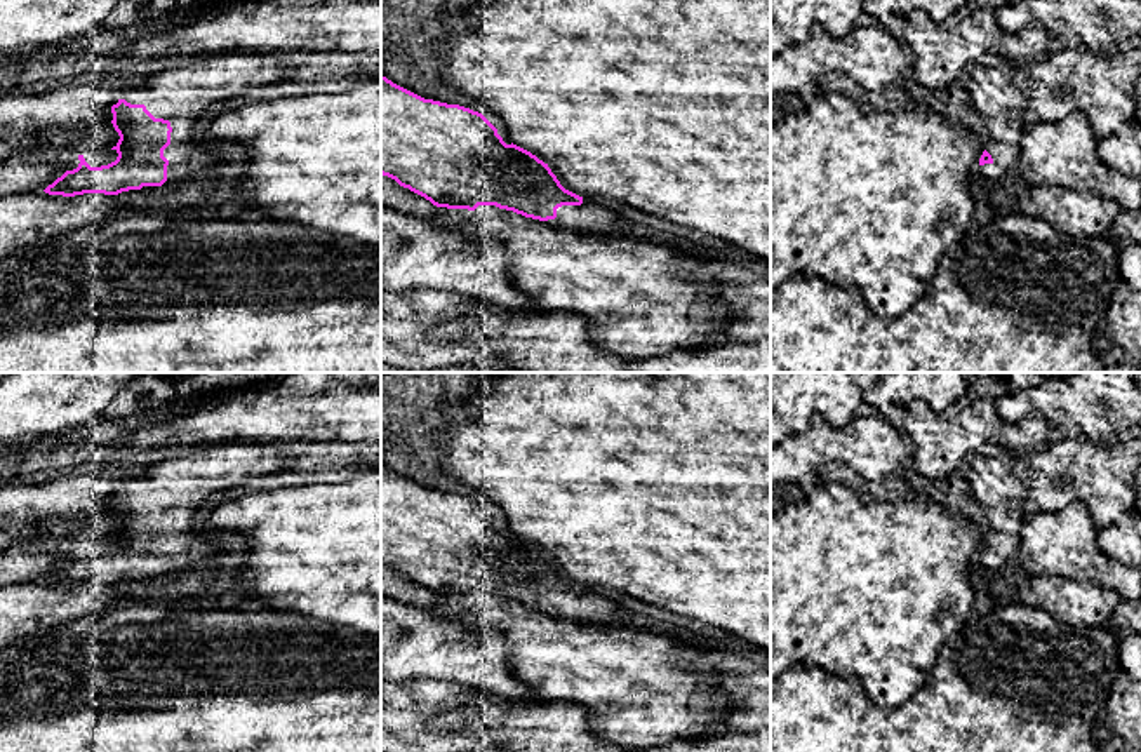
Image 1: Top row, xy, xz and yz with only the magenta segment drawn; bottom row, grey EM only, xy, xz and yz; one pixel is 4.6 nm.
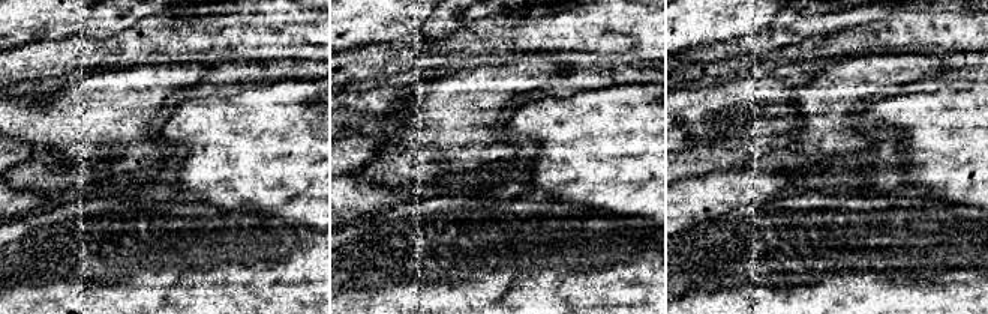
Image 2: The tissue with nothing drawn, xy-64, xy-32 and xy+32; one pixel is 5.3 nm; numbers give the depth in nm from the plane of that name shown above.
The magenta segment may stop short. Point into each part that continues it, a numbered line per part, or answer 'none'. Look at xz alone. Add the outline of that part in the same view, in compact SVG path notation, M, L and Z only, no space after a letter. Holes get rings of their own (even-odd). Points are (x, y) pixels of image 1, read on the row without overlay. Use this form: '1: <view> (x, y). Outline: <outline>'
1: xz (583, 608). Outline: M588 594L562 595L557 599L557 608L548 609L546 613L560 620L609 627L617 625L619 616L616 606L611 601Z

